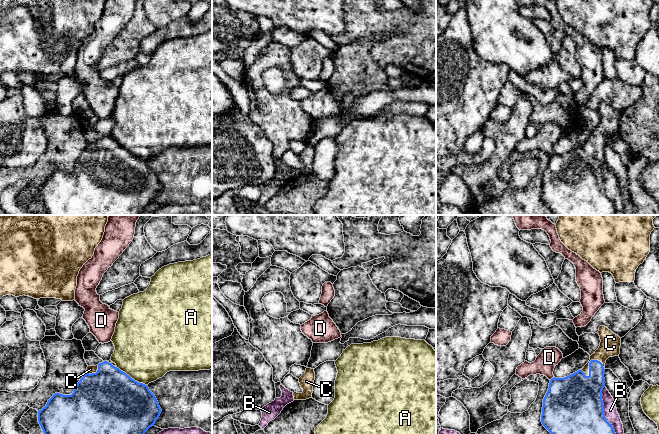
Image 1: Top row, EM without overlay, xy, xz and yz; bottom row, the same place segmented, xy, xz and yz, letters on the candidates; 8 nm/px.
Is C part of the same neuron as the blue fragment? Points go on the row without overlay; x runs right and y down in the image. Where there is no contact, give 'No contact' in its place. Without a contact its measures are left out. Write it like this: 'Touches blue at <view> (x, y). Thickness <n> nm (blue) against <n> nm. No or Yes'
Touches blue at yz (589, 139). Thickness 300 nm (blue) against 160 nm. Yes

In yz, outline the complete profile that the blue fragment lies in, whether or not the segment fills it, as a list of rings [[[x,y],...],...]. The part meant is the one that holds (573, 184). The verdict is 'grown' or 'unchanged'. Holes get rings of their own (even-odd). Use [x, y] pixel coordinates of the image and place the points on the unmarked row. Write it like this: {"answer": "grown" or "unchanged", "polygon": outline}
{"answer": "grown", "polygon": [[[600,102],[600,122],[590,132],[582,146],[564,153],[552,154],[543,175],[541,198],[555,215],[614,215],[614,203],[604,190],[602,166],[605,163],[605,139],[609,133],[619,132],[621,114],[605,102]]]}

